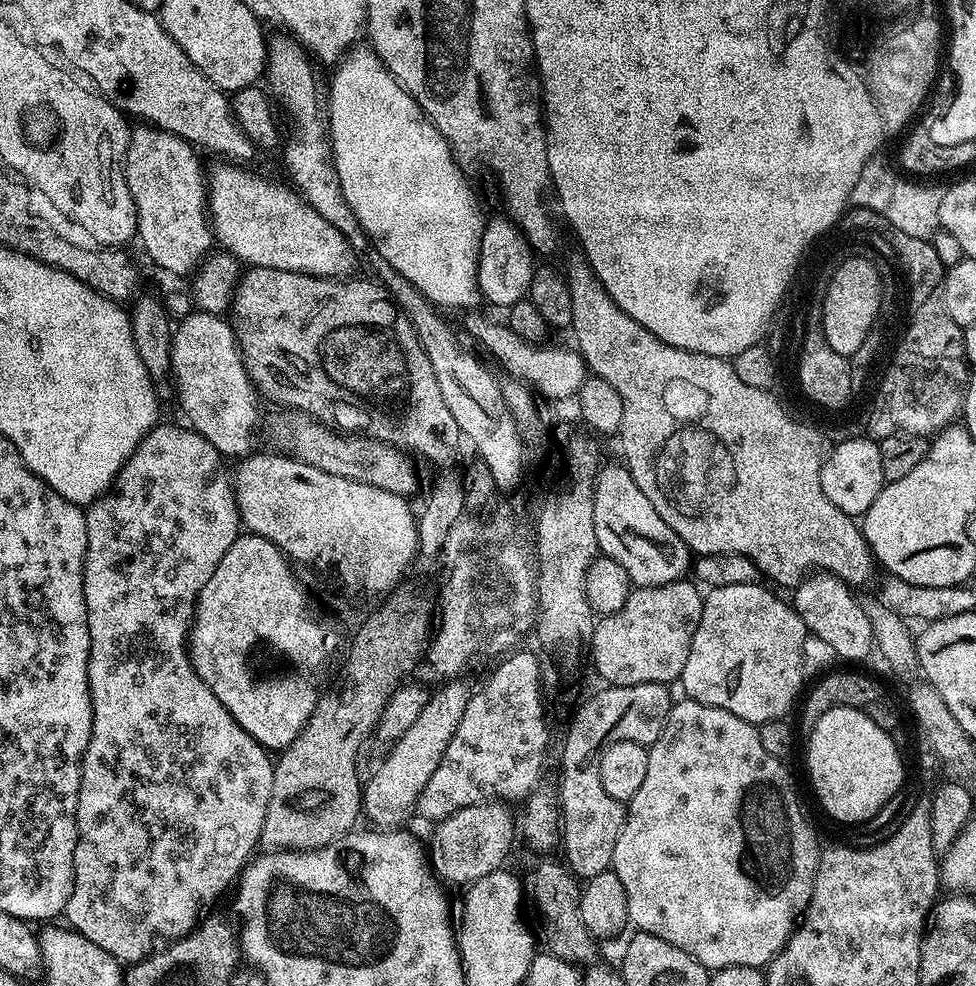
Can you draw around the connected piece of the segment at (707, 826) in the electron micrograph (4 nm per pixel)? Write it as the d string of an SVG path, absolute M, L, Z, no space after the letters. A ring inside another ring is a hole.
M687 698L677 699L673 703L662 734L648 748L646 778L638 794L627 801L624 828L614 846L612 859L611 871L618 874L618 882L622 882L622 890L626 890L629 921L633 925L637 924L635 927L639 931L654 934L654 938L662 938L662 942L670 942L670 946L686 950L690 958L709 970L730 966L763 969L784 948L804 911L808 909L814 874L822 851L822 844L816 841L807 818L800 813L800 800L796 797L788 766L785 761L774 758L774 754L769 754L763 748L759 727L738 718L738 714L730 714L721 708L706 706Z

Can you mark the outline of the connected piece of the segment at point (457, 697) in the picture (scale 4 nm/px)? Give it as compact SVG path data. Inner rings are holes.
M452 678L444 683L448 684L429 695L414 726L410 726L410 730L391 745L388 758L380 769L369 780L367 777L362 788L362 812L376 823L373 825L399 825L396 823L417 805L426 782L430 782L430 774L438 770L446 754L446 746L450 746L450 738L454 738L454 730L458 730L458 722L462 722L462 714L466 714L466 706L474 691L473 685L468 685L464 678Z

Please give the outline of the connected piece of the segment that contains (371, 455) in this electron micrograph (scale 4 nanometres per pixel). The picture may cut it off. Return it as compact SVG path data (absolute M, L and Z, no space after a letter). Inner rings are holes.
M272 411L276 412L270 413L262 420L262 424L268 427L267 447L271 451L301 460L304 464L314 466L318 470L326 470L335 476L357 480L405 498L412 498L419 490L420 476L416 473L415 462L412 461L415 459L407 451L396 448L385 440L375 440L367 434L337 434L329 425L314 423L313 417L302 412Z

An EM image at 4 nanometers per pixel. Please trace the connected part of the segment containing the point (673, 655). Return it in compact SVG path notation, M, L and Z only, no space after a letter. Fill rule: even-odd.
M681 578L664 588L633 587L628 593L622 610L609 616L600 616L590 639L592 664L605 685L634 686L635 684L671 685L679 681L690 654L690 642L694 642L694 630L698 630L698 618L702 618L704 598L701 589L691 579Z

